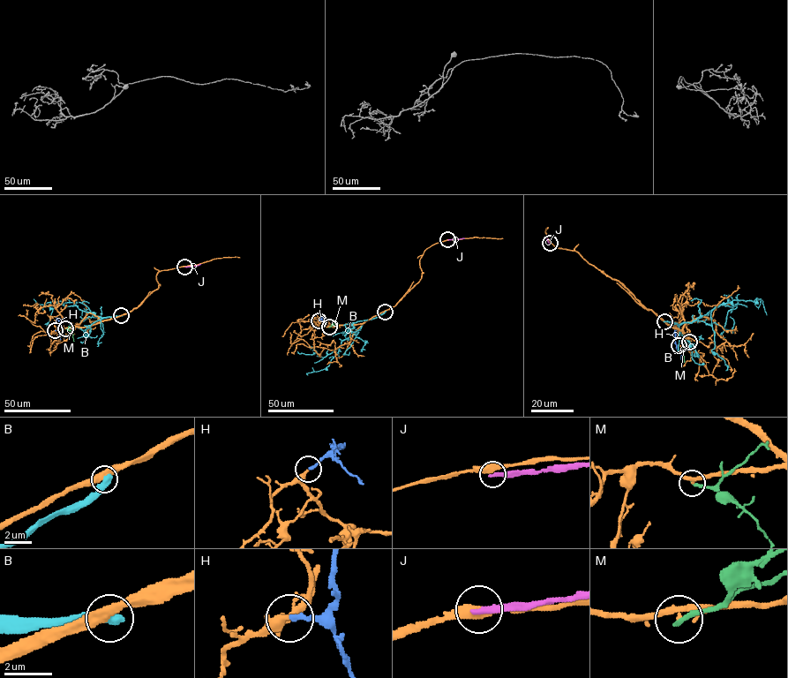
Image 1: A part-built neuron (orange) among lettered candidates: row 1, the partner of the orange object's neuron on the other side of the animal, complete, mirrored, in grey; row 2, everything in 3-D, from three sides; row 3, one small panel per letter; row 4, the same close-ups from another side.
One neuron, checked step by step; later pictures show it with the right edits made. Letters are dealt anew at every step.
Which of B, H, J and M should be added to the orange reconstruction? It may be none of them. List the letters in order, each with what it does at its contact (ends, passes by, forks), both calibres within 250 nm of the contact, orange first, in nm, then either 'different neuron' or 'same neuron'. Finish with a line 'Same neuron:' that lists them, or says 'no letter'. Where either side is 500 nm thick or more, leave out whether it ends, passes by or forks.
B: it ends | 420/480 nm | different neuron
H: it ends | 260/200 nm | same neuron
J: it ends | 440/300 nm | different neuron
M: it ends | 200/240 nm | different neuron
Same neuron: H

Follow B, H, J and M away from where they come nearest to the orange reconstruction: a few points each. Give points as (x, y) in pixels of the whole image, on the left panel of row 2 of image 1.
B: (121, 315), (96, 317), (80, 310), (72, 302), (61, 301), (47, 303), (44, 312)
H: (55, 330), (58, 321), (56, 318)
J: (184, 267), (201, 263)
M: (65, 328), (73, 335), (74, 341)

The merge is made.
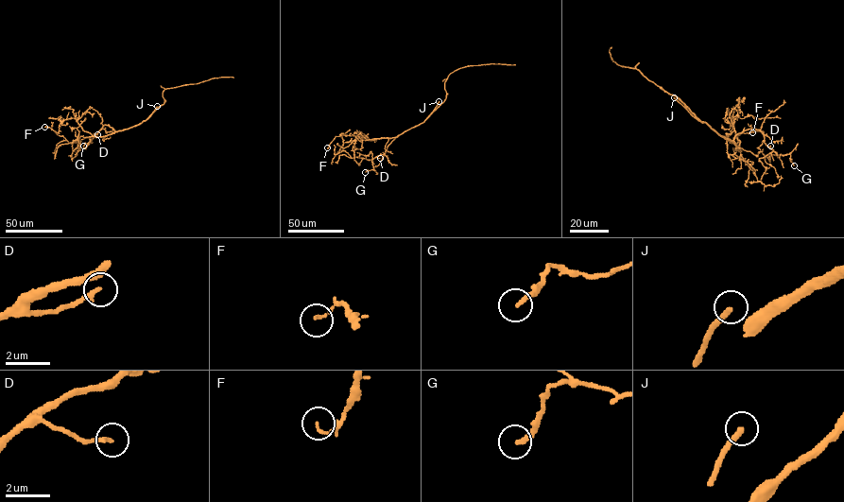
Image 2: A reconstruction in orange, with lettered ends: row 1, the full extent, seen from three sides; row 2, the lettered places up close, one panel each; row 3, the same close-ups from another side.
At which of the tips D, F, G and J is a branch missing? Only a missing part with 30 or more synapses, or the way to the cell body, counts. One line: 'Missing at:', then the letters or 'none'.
Missing at: J

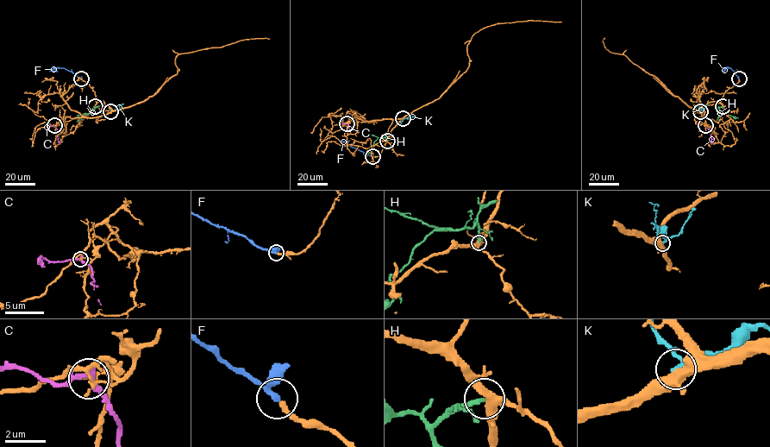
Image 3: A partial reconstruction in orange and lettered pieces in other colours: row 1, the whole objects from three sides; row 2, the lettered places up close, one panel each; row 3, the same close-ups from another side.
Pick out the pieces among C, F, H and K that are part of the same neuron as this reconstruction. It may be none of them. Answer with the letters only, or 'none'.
F

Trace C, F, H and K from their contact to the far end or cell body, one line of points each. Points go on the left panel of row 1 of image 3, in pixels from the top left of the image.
C: (54, 126), (60, 144)
F: (81, 78), (64, 68), (52, 70), (58, 72)
H: (95, 106), (91, 112), (74, 118)
K: (110, 111), (123, 103)

